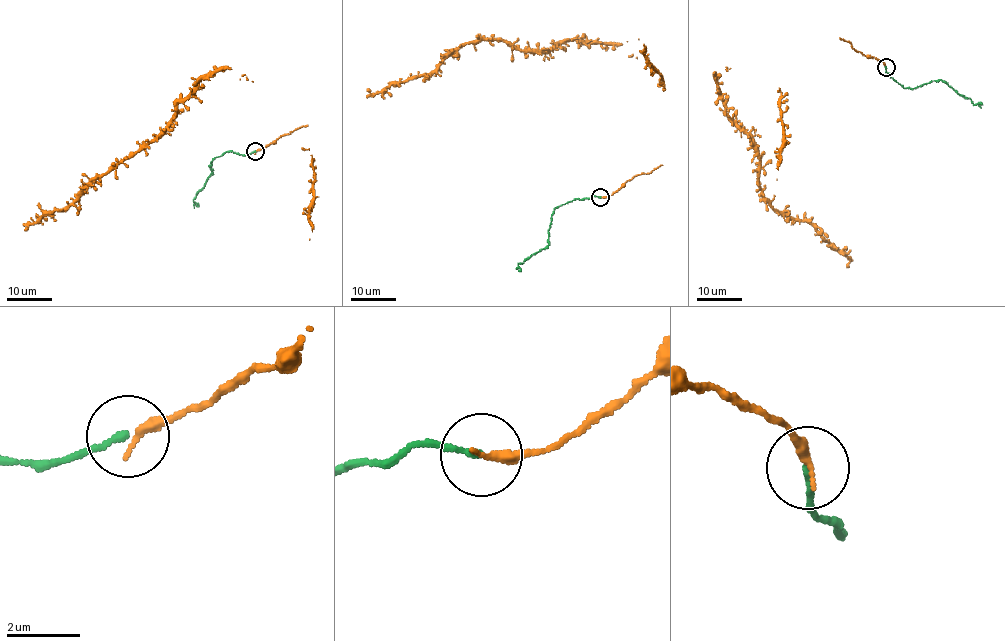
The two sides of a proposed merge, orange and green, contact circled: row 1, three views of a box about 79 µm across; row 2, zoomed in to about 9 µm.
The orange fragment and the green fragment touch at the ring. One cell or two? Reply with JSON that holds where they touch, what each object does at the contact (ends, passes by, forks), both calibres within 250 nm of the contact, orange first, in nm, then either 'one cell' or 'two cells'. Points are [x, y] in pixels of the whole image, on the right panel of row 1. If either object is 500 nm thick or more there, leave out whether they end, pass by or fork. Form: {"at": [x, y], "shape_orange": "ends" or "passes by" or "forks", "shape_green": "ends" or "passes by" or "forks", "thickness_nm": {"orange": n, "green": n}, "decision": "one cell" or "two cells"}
{"at": [886, 67], "shape_orange": "ends", "shape_green": "ends", "thickness_nm": {"orange": 240, "green": 170}, "decision": "one cell"}

